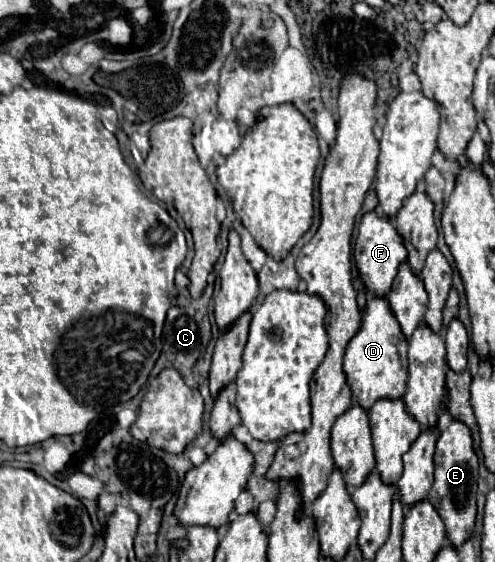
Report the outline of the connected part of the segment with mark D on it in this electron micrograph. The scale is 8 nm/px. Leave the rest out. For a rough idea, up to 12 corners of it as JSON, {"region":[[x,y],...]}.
{"region":[[375,295],[343,361],[363,409],[407,383],[407,337]]}

